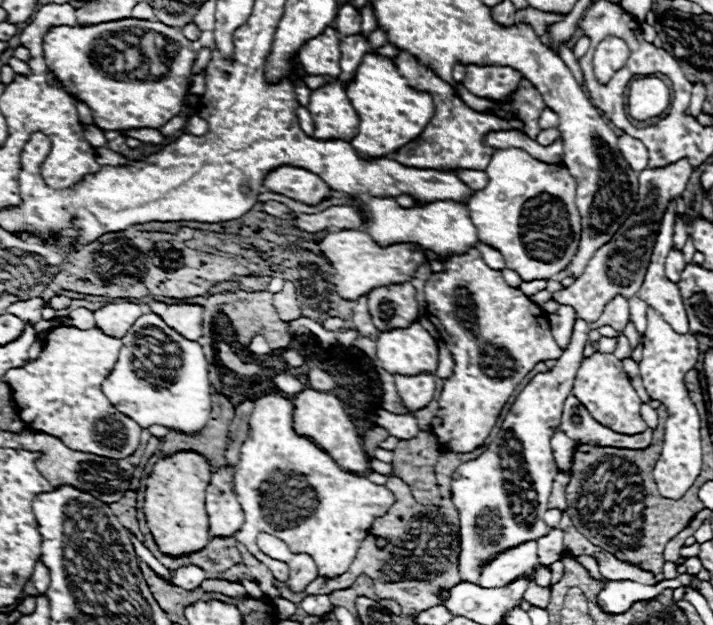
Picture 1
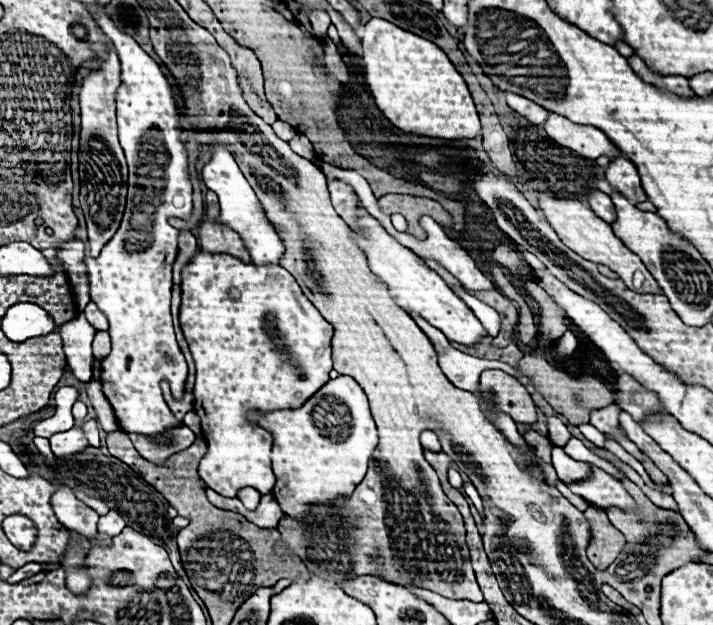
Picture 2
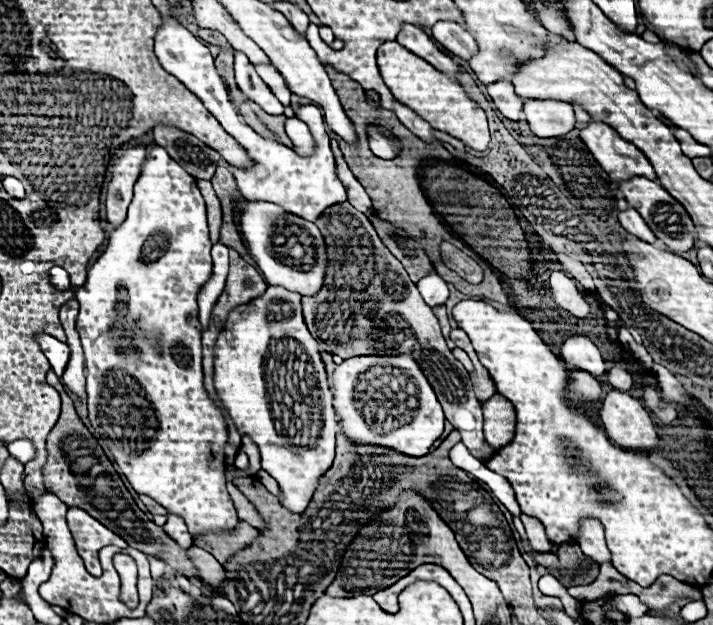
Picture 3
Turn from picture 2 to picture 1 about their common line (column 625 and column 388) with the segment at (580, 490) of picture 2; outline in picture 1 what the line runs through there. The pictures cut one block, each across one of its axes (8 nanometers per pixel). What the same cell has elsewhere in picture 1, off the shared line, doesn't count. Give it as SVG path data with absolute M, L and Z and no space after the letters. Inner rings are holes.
M270 392L256 400L254 412L250 414L250 432L246 442L242 444L240 462L234 476L234 484L236 484L234 490L244 510L244 524L236 532L236 540L242 542L260 562L264 562L272 570L274 578L280 582L288 580L290 568L286 562L274 560L258 548L256 544L258 532L268 532L282 538L288 544L290 552L312 554L320 576L330 576L330 578L340 576L354 562L360 542L370 534L368 530L372 528L372 522L390 510L390 506L396 502L396 496L386 486L378 486L370 482L366 476L344 472L328 456L328 452L316 446L316 442L312 442L308 436L298 436L292 428L294 424L292 414L294 414L292 400L284 398L280 392Z

